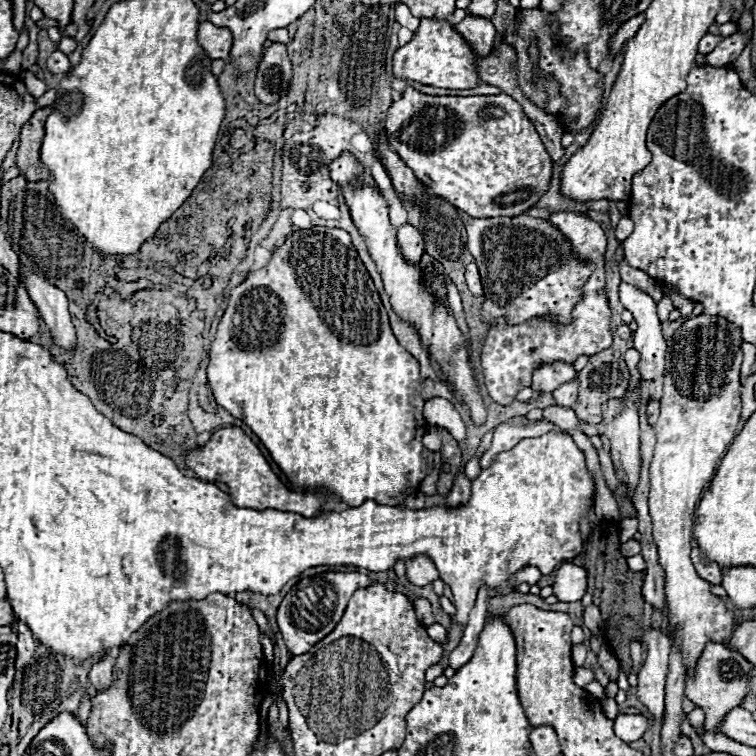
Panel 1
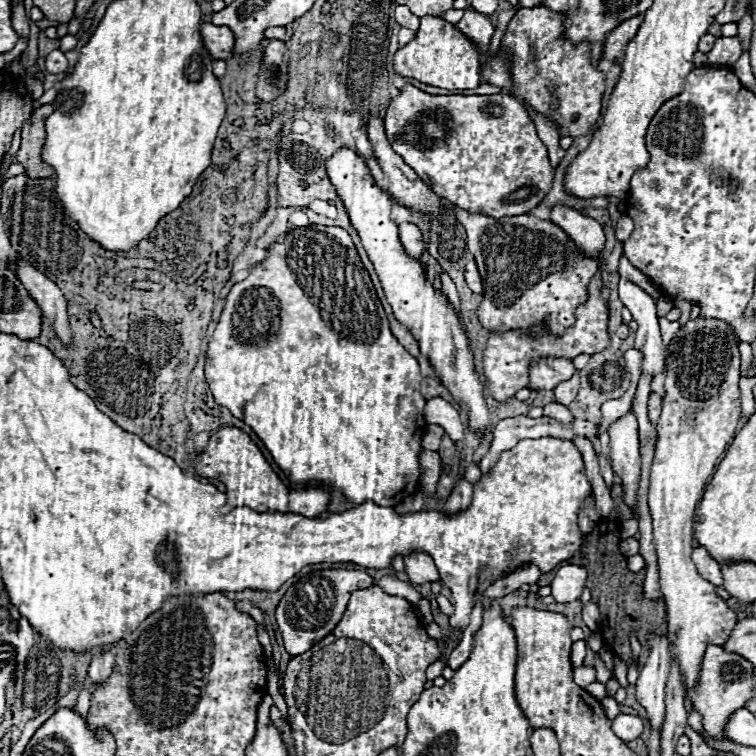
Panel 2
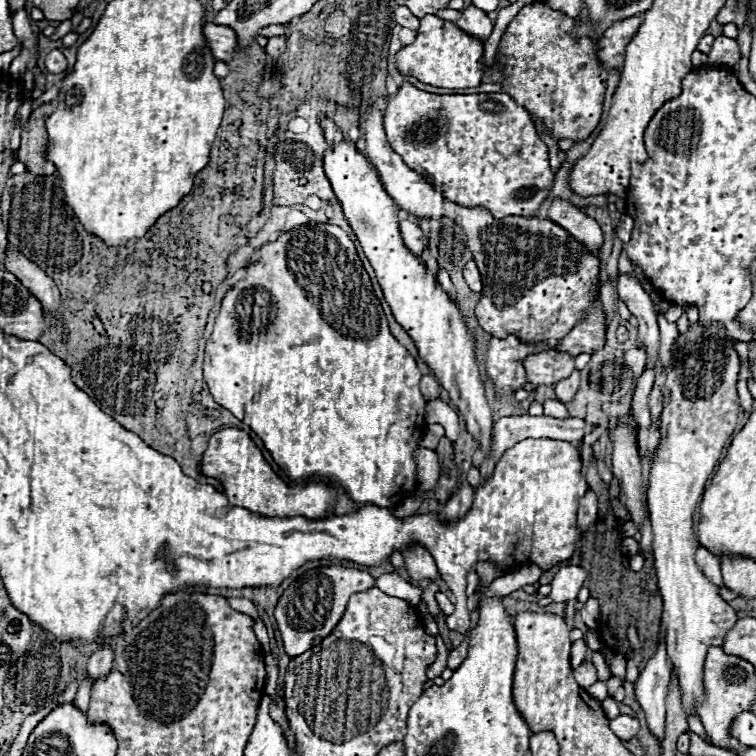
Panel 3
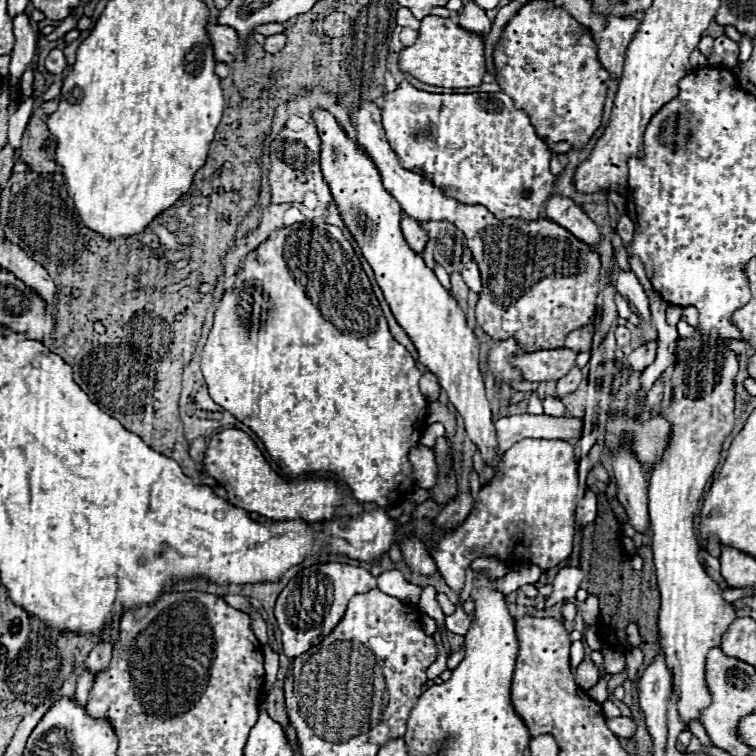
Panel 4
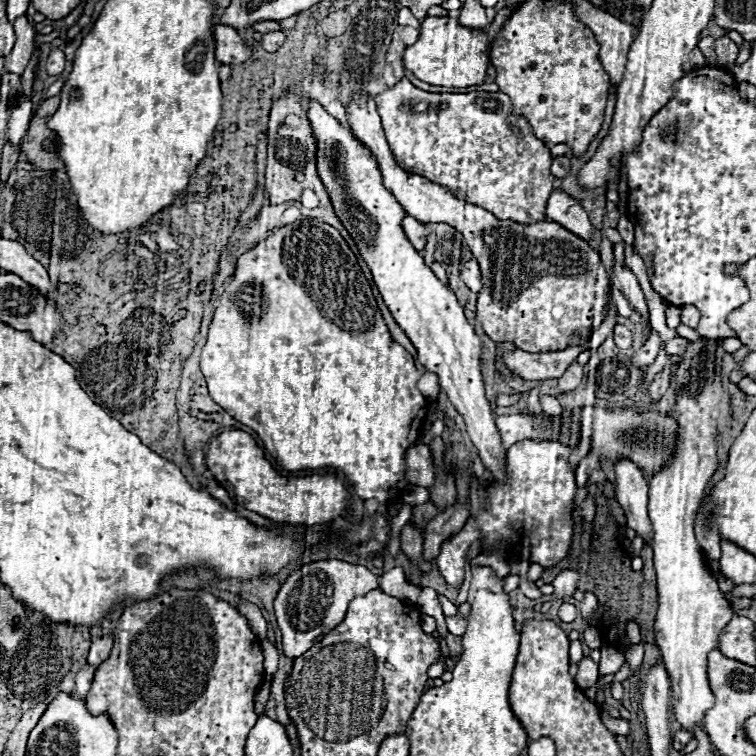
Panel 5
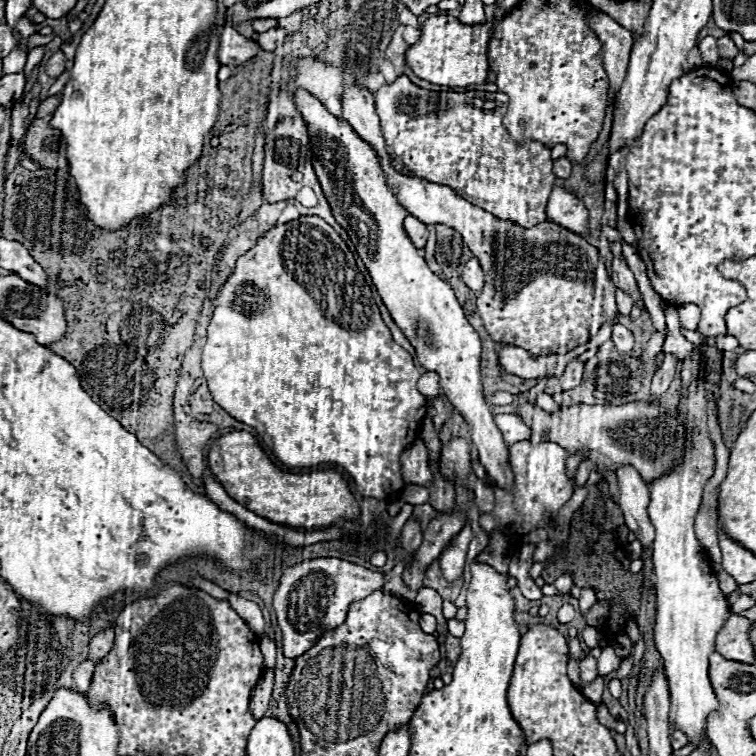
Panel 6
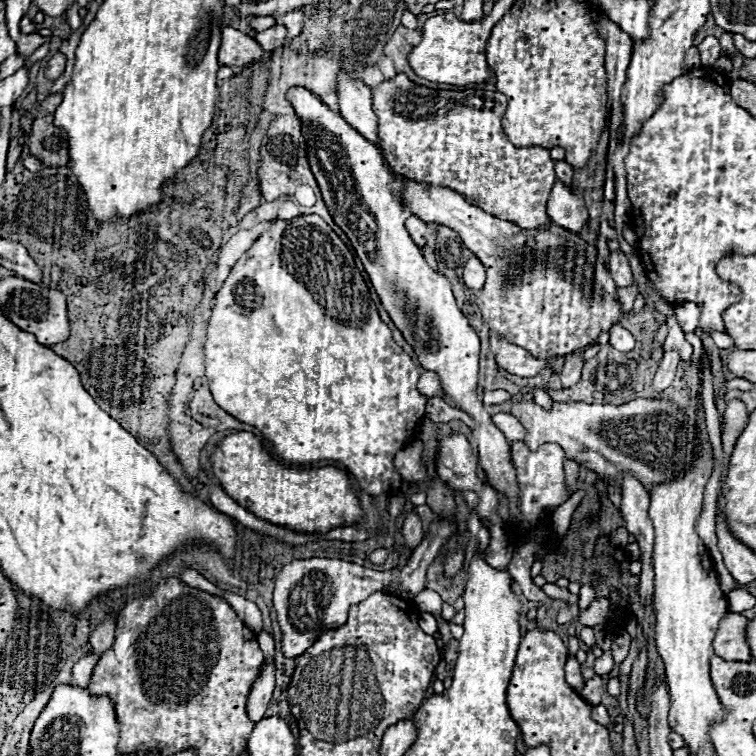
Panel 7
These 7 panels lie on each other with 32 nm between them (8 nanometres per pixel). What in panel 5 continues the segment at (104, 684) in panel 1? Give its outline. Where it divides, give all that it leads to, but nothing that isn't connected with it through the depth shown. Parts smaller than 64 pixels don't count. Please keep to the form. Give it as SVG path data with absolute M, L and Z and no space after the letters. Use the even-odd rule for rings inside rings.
M102 636L102 638L94 640L92 648L90 648L90 654L88 654L88 664L94 666L94 668L100 668L110 658L112 644L114 644L112 636Z

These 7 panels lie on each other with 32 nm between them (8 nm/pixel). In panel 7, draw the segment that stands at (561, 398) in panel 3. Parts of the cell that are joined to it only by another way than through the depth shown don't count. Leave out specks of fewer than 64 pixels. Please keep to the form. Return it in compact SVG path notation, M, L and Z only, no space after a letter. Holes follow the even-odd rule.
M574 354L574 356L568 356L566 358L566 364L560 372L560 380L562 380L562 388L570 388L570 386L576 386L580 376L582 376L582 366L584 366L584 360L582 360L582 354Z

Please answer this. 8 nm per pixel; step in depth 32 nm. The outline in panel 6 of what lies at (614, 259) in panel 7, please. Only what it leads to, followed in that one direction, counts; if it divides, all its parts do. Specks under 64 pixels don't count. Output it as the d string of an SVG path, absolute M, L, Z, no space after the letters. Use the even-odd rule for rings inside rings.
M618 258L612 260L612 272L610 272L610 276L612 276L614 286L620 288L620 290L624 290L626 294L630 294L632 300L634 300L634 304L640 306L640 310L644 310L642 294L640 294L640 290L638 290L638 284L636 284L636 280L634 280L634 274L632 274L630 268L626 266L624 258L622 258L622 260L618 260Z

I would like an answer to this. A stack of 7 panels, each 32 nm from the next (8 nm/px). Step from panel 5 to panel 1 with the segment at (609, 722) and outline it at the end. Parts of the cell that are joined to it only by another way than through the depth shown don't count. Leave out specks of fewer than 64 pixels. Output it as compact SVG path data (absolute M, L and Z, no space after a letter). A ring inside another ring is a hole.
M618 714L614 720L614 732L624 742L640 740L650 730L650 720L642 714Z

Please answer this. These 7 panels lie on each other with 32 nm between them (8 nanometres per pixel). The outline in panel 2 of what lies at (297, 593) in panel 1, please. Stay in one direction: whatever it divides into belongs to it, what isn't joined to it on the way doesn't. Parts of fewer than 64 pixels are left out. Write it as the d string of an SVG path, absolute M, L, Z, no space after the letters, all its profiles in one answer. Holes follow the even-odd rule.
M322 570L312 572L304 578L300 578L282 598L278 604L278 628L284 638L284 646L292 656L300 656L308 652L318 640L328 636L336 624L340 622L346 604L354 590L370 588L374 580L360 570Z

